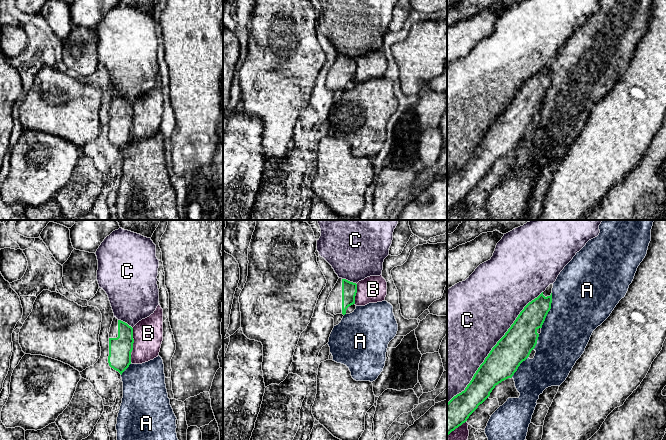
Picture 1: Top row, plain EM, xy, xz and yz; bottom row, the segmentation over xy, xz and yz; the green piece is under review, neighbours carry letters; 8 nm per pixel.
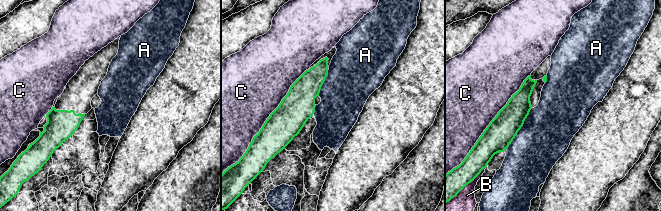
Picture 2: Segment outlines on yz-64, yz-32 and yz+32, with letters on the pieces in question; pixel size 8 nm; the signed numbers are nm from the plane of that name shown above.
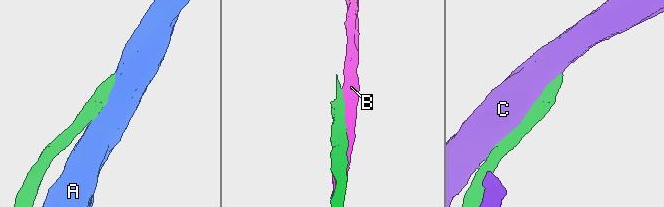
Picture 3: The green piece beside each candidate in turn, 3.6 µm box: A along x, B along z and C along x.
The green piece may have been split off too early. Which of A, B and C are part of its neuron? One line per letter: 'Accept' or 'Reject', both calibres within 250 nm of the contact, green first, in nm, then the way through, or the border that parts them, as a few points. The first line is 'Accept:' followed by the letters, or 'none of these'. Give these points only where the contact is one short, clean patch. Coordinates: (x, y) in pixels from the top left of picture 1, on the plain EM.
Accept: none of these
A: Reject. Thickness 200 nm (green) against 460 nm
B: Reject. Thickness 190 nm (green) against 240 nm
C: Reject. Thickness 260 nm (green) against 500 nm

